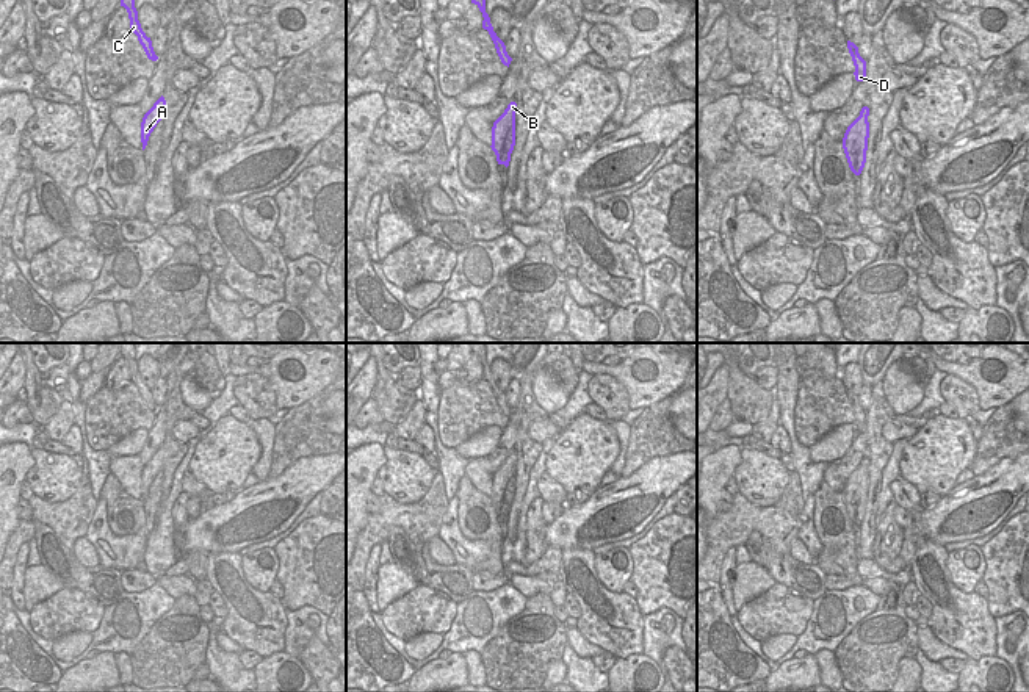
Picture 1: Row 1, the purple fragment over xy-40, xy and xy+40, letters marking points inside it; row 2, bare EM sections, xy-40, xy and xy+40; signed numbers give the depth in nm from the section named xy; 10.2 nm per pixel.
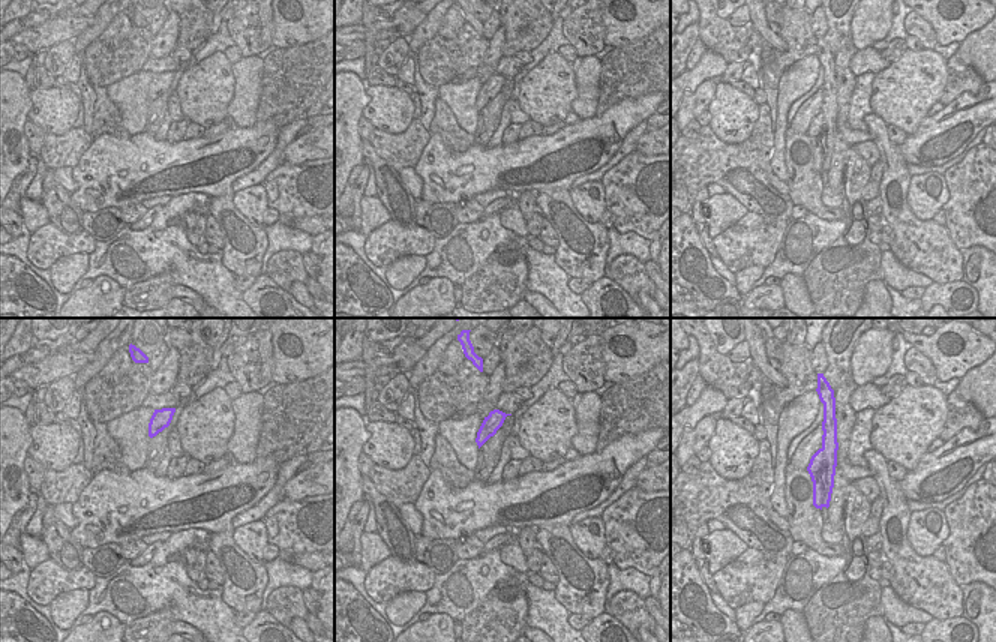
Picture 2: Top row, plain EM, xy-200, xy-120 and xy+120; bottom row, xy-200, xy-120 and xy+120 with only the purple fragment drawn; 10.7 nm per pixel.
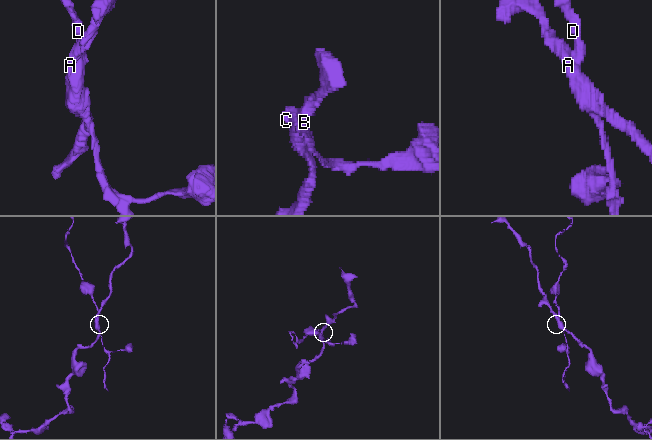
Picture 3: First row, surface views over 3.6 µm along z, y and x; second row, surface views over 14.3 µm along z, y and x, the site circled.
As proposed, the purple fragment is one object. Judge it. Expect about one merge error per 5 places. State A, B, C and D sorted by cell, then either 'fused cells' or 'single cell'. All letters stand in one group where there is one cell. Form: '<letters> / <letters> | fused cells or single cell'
A B / C D | fused cells

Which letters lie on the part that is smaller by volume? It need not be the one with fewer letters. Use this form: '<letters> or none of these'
C, D

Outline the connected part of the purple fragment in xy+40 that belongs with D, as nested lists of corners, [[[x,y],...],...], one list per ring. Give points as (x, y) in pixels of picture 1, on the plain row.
[[[847,391],[847,399],[855,416],[855,423],[854,423],[855,431],[865,432],[866,431],[866,412],[860,407],[858,398],[854,393]]]

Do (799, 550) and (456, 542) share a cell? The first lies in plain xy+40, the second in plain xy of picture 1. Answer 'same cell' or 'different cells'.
different cells

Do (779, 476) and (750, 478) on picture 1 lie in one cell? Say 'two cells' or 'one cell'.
one cell

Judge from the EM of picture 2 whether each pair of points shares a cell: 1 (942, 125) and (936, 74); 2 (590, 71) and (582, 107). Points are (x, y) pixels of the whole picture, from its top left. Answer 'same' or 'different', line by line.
1: different
2: same

